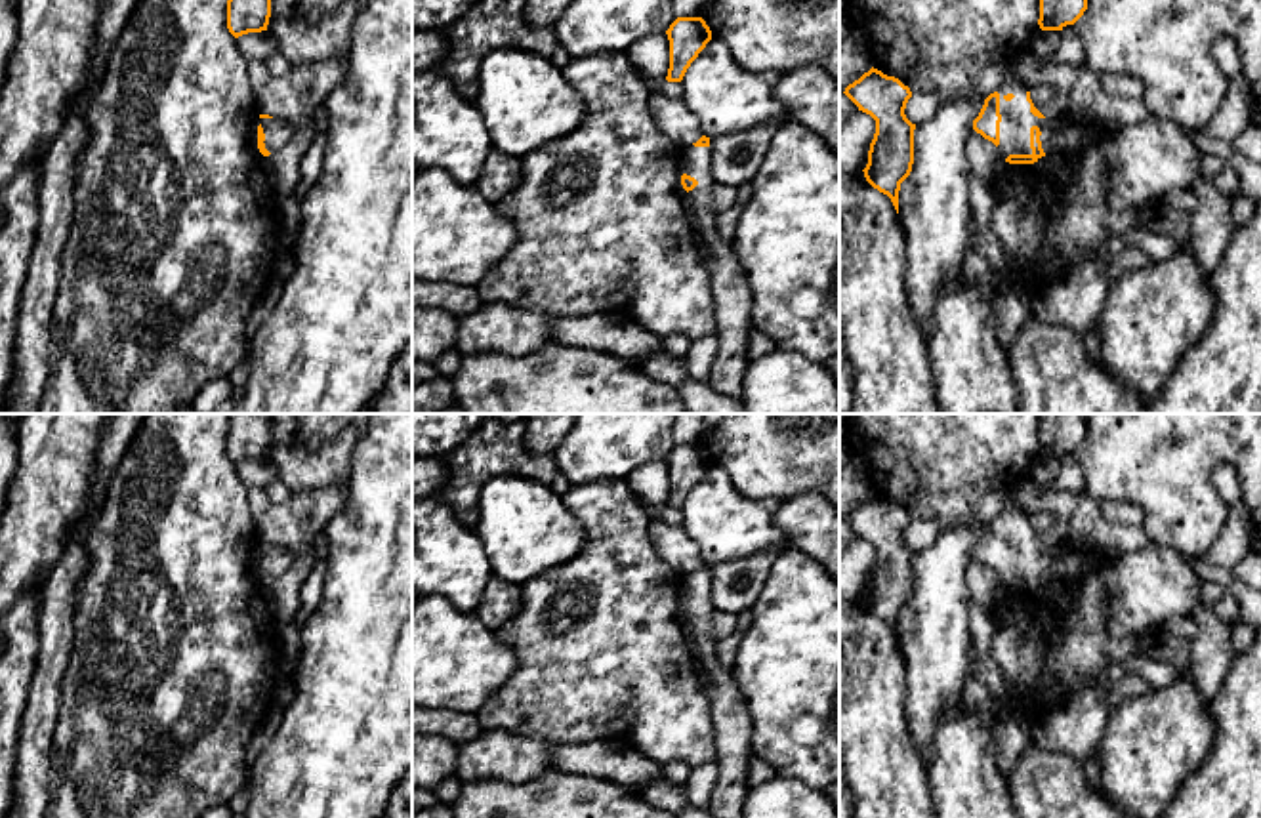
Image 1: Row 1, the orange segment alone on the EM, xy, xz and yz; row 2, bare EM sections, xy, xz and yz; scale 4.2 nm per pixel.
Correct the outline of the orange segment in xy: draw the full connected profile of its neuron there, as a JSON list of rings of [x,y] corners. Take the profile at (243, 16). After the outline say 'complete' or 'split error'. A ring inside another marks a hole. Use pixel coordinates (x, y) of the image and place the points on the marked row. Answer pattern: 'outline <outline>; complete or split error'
outline [[[227,0],[227,29],[235,38],[267,31],[269,17],[271,0]]]; complete

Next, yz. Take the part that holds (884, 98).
outline [[[870,69],[843,92],[858,111],[876,120],[876,133],[862,170],[866,181],[887,194],[899,214],[900,183],[910,175],[914,164],[914,130],[906,114],[912,97],[908,86],[899,78]]]; complete

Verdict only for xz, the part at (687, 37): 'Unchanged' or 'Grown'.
Unchanged

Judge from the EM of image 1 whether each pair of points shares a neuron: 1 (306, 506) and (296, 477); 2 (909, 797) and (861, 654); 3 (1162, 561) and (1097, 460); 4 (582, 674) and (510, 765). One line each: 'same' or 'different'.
1: different
2: same
3: different
4: different

